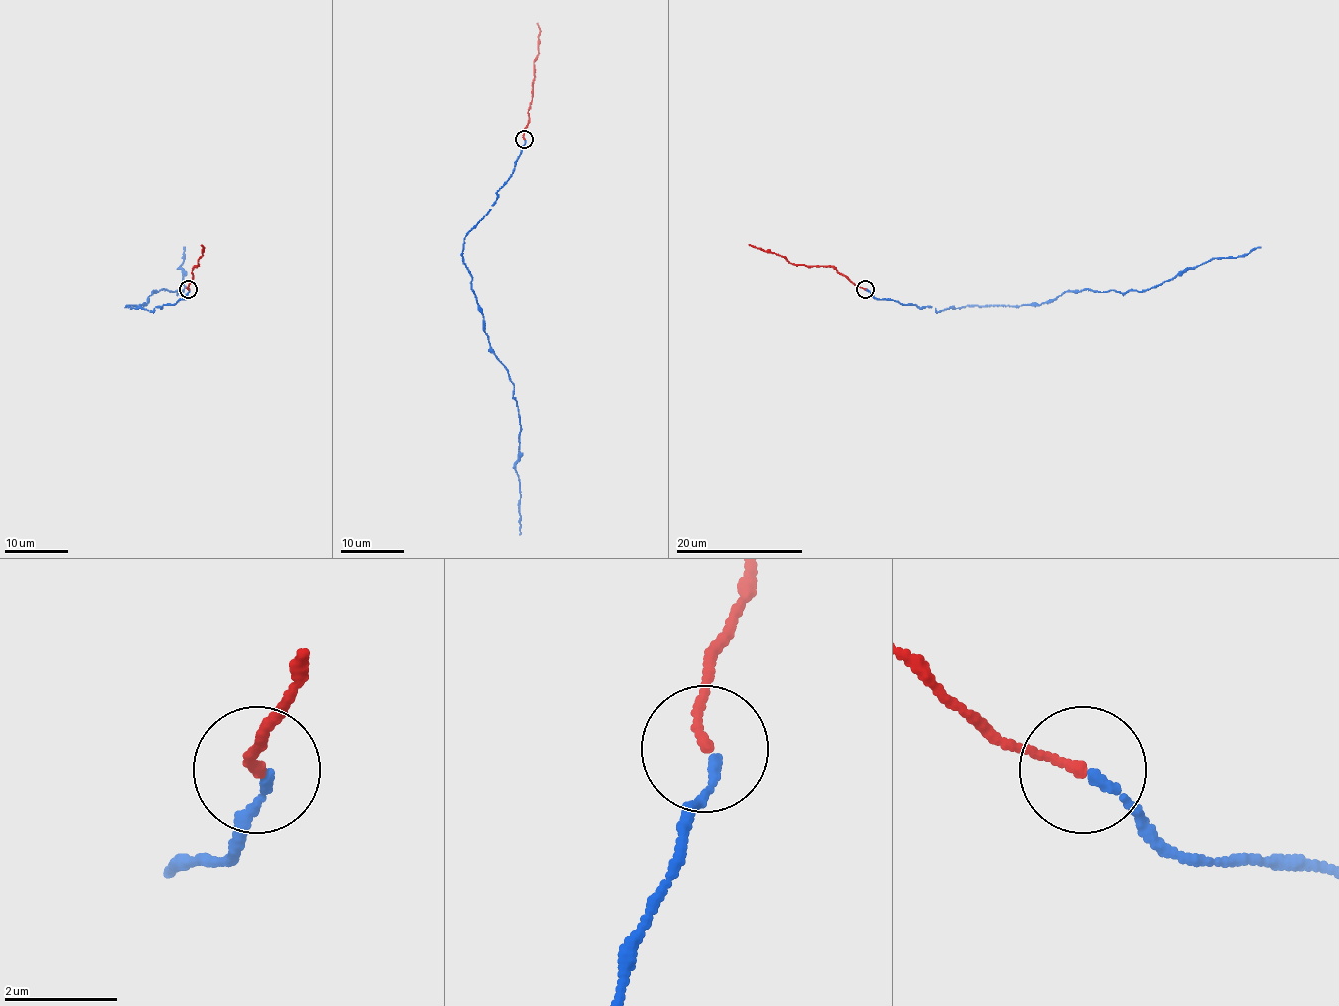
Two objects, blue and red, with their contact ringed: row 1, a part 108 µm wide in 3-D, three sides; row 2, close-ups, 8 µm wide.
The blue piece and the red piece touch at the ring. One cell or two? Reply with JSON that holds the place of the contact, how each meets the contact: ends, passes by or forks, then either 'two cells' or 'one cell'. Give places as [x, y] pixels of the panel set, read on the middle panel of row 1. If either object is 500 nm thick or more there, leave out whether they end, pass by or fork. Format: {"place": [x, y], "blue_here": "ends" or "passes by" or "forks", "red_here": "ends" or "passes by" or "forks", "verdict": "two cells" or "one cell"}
{"place": [524, 139], "blue_here": "ends", "red_here": "ends", "verdict": "one cell"}

